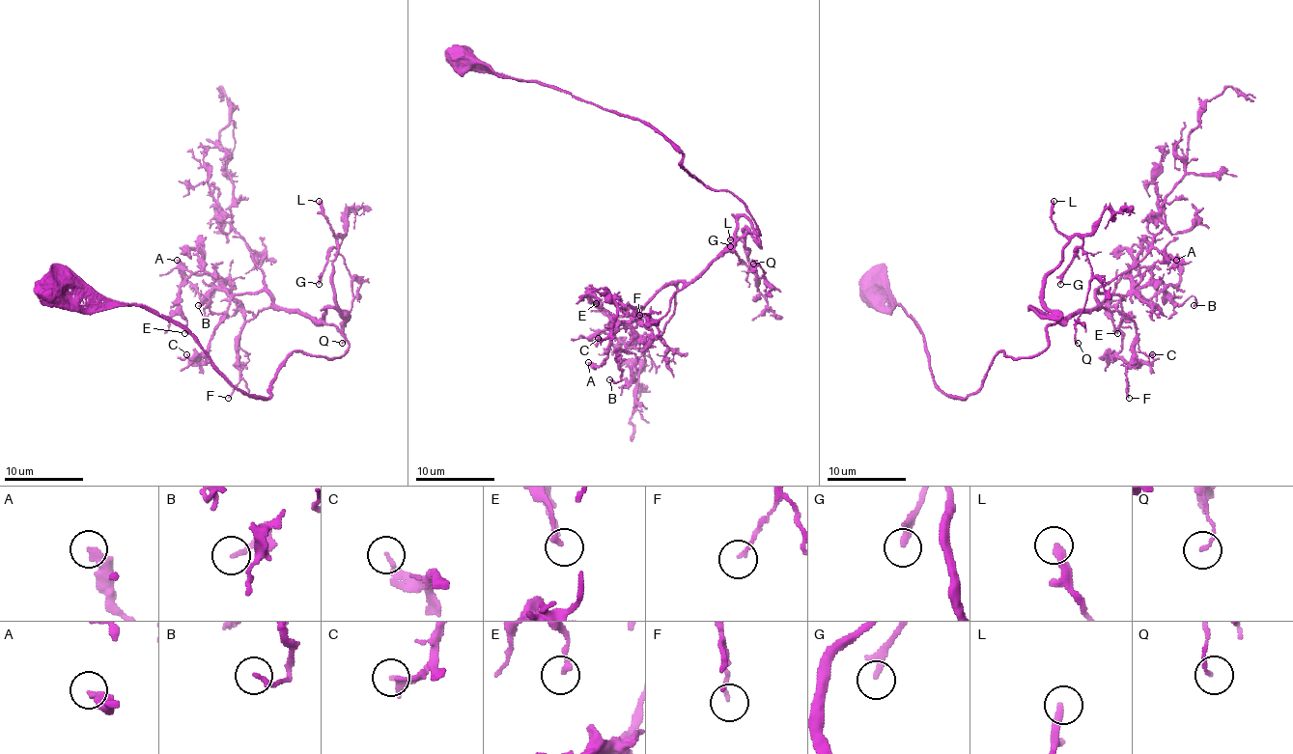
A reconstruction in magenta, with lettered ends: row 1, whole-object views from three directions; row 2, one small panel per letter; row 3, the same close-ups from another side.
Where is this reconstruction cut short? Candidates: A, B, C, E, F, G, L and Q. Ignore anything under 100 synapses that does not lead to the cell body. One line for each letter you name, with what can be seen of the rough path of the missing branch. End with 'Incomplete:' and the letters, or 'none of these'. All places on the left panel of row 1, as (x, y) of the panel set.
Incomplete: none of these

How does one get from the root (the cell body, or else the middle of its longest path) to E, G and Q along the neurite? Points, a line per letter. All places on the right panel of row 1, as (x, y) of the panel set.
E: (871, 290), (962, 398), (1095, 292), (1125, 295), (1129, 272), (1117, 333)
G: (871, 290), (966, 398), (998, 352), (1048, 345), (1030, 307), (1050, 313), (1076, 235), (1060, 284)
Q: (871, 290), (966, 398), (998, 352), (1048, 345), (1030, 307), (1050, 313), (1076, 235), (1078, 343)

